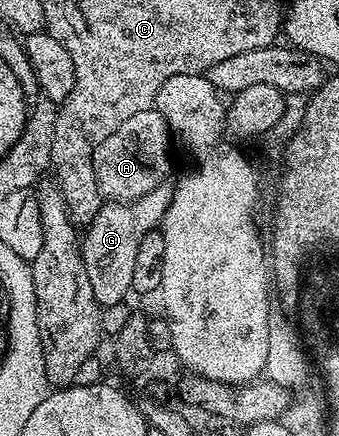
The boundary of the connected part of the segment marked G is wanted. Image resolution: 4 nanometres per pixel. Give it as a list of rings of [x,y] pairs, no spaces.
[[[160,185],[154,187],[149,193],[137,197],[131,203],[104,202],[97,217],[93,217],[93,221],[86,224],[85,234],[81,239],[85,273],[89,276],[89,286],[93,288],[93,297],[99,302],[100,308],[124,302],[128,298],[126,295],[132,294],[133,265],[137,258],[137,245],[141,245],[141,237],[145,237],[145,233],[156,230],[162,224],[165,213],[169,209],[171,193],[172,188],[170,186]]]

